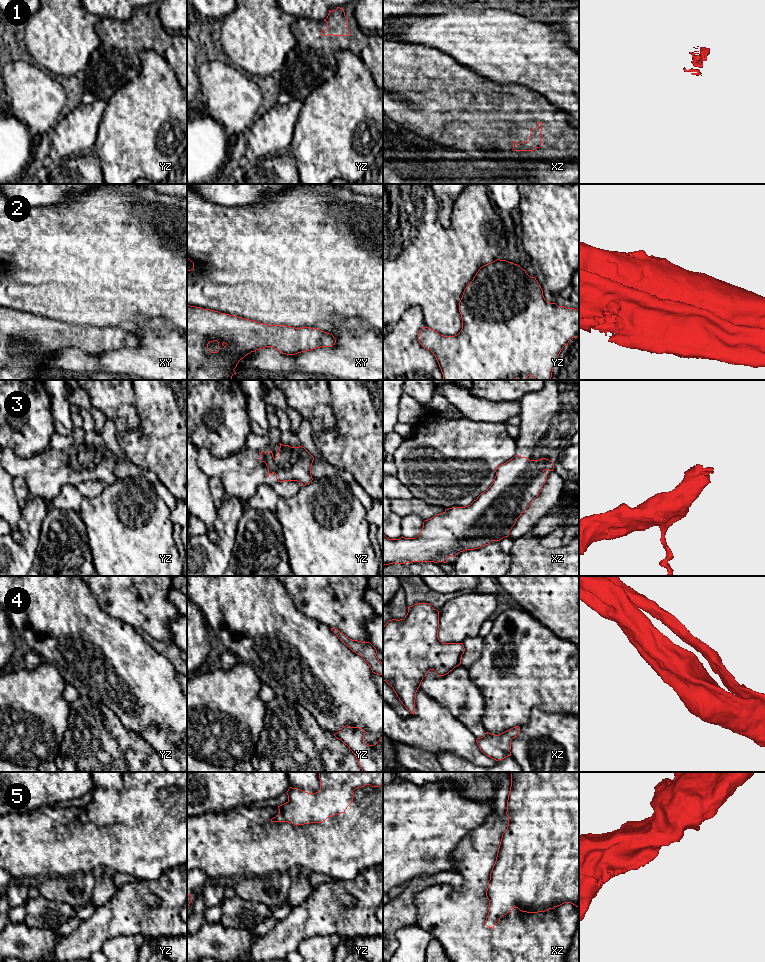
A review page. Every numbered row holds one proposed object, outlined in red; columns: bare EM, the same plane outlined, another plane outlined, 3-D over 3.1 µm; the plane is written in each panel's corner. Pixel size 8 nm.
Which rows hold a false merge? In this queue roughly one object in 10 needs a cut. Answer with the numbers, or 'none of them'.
none of them

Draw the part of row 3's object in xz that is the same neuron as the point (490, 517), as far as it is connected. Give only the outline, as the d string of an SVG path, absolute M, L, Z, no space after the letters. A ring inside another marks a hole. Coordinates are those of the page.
M515 455L512 459L496 467L496 476L492 485L476 500L465 507L452 507L443 513L423 522L421 533L415 538L401 537L389 539L383 535L383 566L389 564L403 564L411 562L443 562L447 563L448 557L458 555L465 550L474 550L488 545L491 541L499 541L509 536L517 519L529 507L532 501L539 495L546 482L545 470L553 471L554 463L549 459L529 460L526 457Z

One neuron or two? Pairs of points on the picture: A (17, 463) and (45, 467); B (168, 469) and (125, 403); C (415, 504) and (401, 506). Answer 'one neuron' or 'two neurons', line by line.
A: one neuron
B: two neurons
C: one neuron

